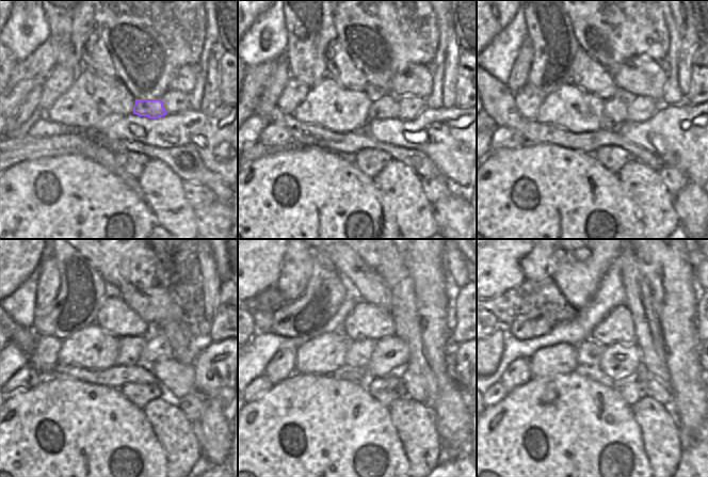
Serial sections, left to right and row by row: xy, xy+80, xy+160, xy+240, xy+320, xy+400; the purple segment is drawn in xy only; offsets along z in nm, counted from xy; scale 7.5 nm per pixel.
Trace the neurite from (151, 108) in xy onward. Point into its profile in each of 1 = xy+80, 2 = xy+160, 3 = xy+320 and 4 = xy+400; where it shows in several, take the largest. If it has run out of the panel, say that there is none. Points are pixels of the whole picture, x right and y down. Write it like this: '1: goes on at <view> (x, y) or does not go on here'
1: goes on at xy+80 (383, 107)
2: goes on at xy+160 (615, 111)
3: goes on at xy+320 (358, 352)
4: goes on at xy+400 (589, 353)

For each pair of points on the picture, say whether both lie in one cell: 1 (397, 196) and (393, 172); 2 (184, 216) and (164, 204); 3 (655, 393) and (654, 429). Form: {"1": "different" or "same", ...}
{"1": "same", "2": "same", "3": "different"}

